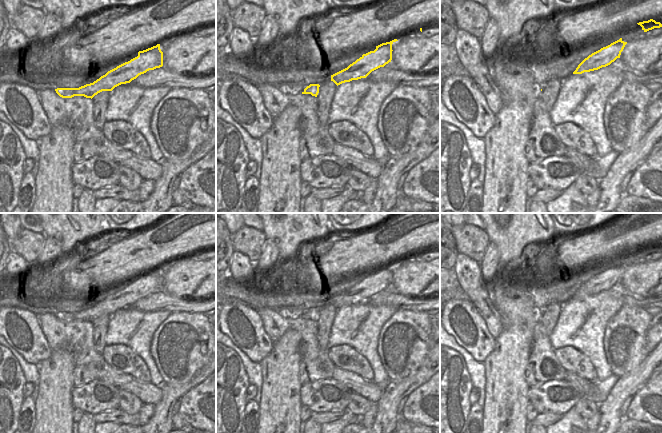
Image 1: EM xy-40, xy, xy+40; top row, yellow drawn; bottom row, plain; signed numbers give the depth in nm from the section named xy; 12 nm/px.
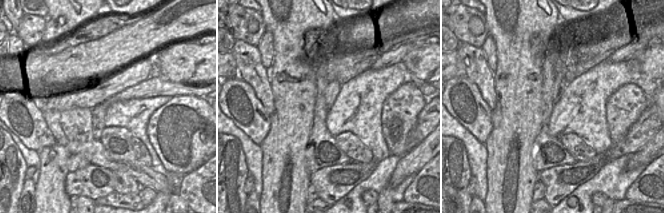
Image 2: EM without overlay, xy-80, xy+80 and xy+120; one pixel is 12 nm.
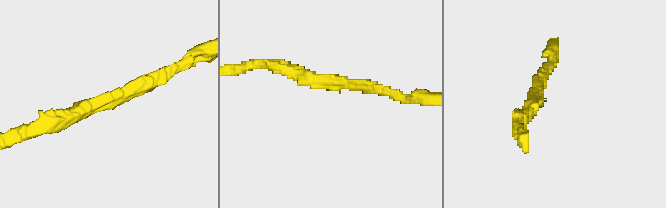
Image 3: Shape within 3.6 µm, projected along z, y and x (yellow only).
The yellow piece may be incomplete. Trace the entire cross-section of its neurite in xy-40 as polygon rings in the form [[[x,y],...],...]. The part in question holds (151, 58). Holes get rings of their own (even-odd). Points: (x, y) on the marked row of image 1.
[[[160,44],[138,52],[138,56],[108,71],[93,83],[79,88],[57,88],[56,93],[62,98],[84,96],[93,98],[102,91],[112,91],[115,87],[130,83],[139,75],[163,66],[163,52]]]

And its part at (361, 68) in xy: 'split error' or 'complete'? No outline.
complete

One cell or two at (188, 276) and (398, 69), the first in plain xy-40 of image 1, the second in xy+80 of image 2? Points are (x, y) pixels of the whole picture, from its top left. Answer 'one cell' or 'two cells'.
two cells

